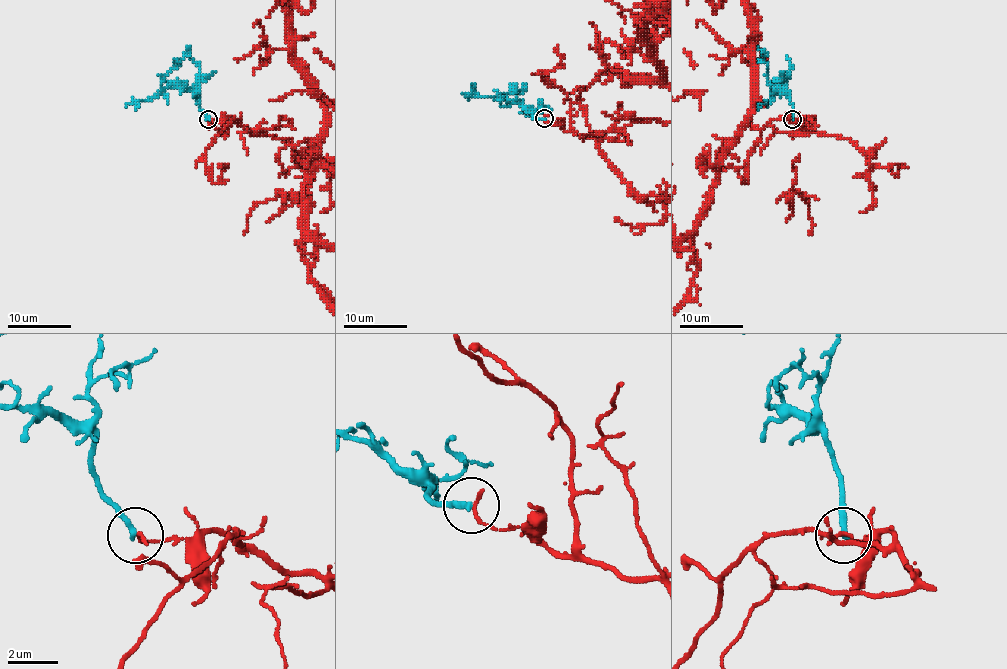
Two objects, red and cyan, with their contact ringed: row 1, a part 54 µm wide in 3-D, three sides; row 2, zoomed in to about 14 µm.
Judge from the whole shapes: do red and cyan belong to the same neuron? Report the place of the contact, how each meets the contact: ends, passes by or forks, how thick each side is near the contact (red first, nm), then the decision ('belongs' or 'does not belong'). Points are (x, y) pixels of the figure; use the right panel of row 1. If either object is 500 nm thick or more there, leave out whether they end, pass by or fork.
at (792, 119); red ends there; cyan ends there; 170 nm thick on the red side, 260 nm on the other; does not belong

